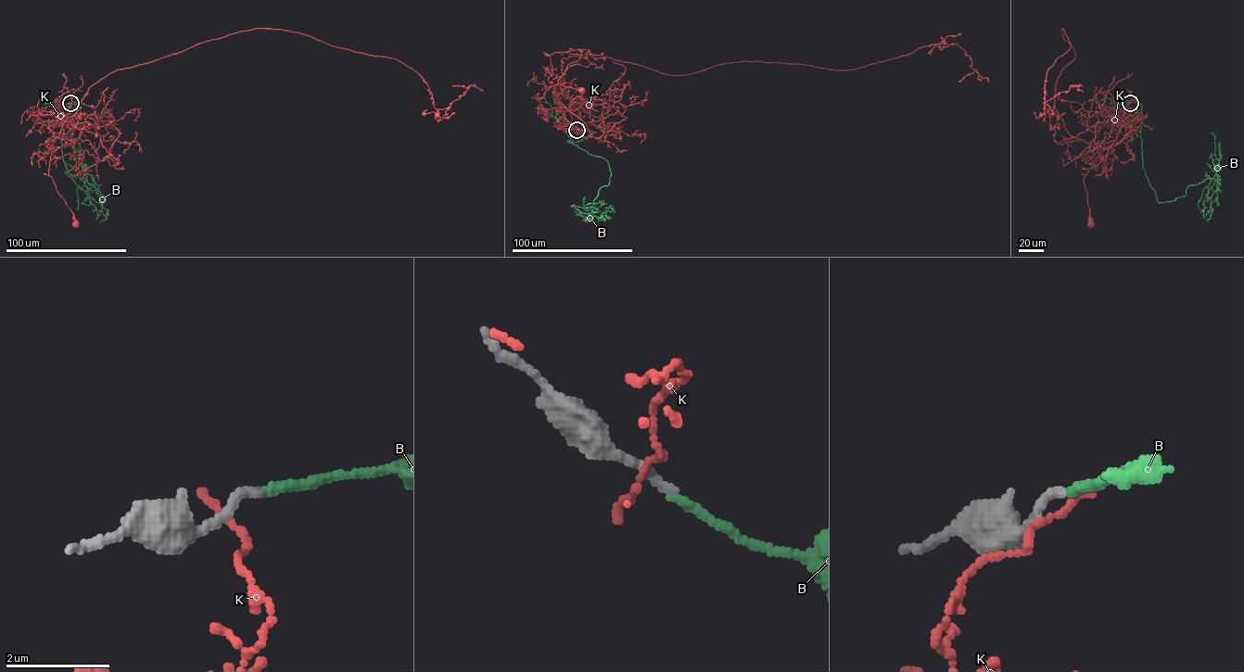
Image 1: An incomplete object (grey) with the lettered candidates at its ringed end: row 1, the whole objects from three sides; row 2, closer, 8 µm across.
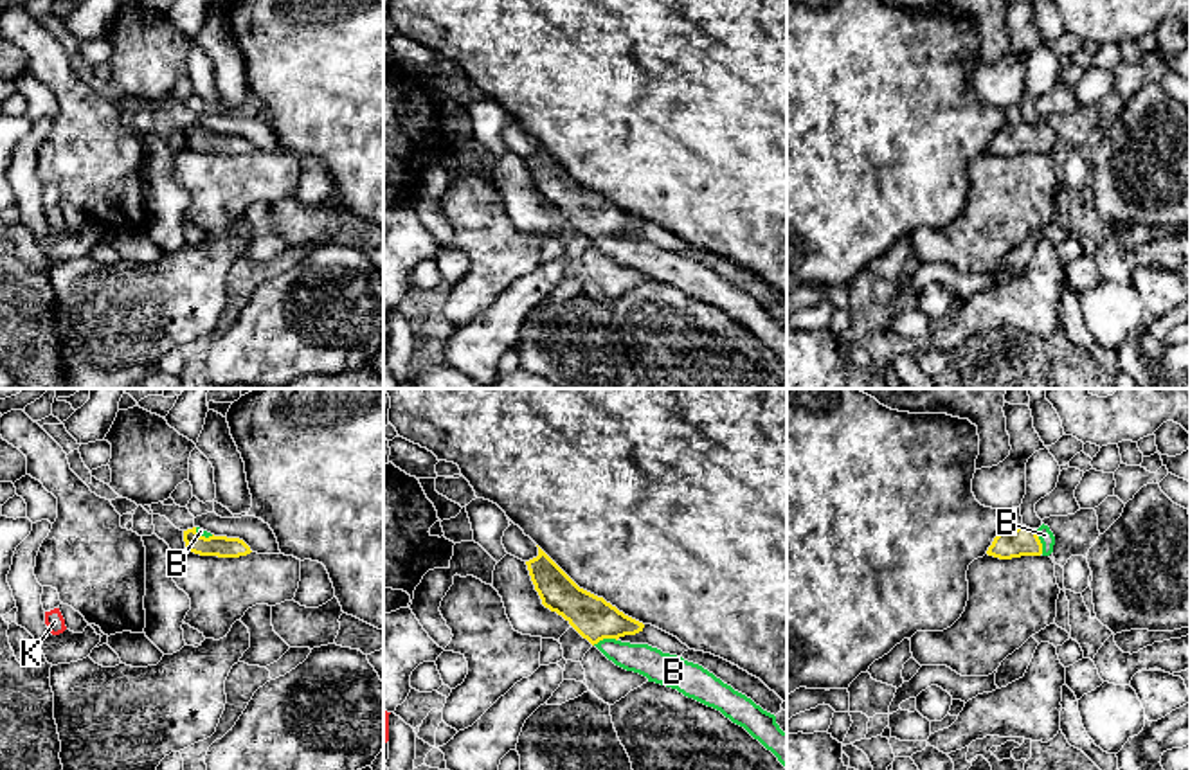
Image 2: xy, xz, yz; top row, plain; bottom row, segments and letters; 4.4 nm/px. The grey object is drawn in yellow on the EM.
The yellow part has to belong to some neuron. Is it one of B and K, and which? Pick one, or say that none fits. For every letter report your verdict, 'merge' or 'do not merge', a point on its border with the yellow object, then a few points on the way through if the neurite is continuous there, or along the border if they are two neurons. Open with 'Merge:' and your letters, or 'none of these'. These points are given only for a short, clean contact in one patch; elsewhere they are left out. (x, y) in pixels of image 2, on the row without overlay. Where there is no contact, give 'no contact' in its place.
Merge: B
B: merge; meets yellow in yz at (1039, 139); runs through yz (1009, 141), (1039, 139), (1045, 132)
K: do not merge; no contact

